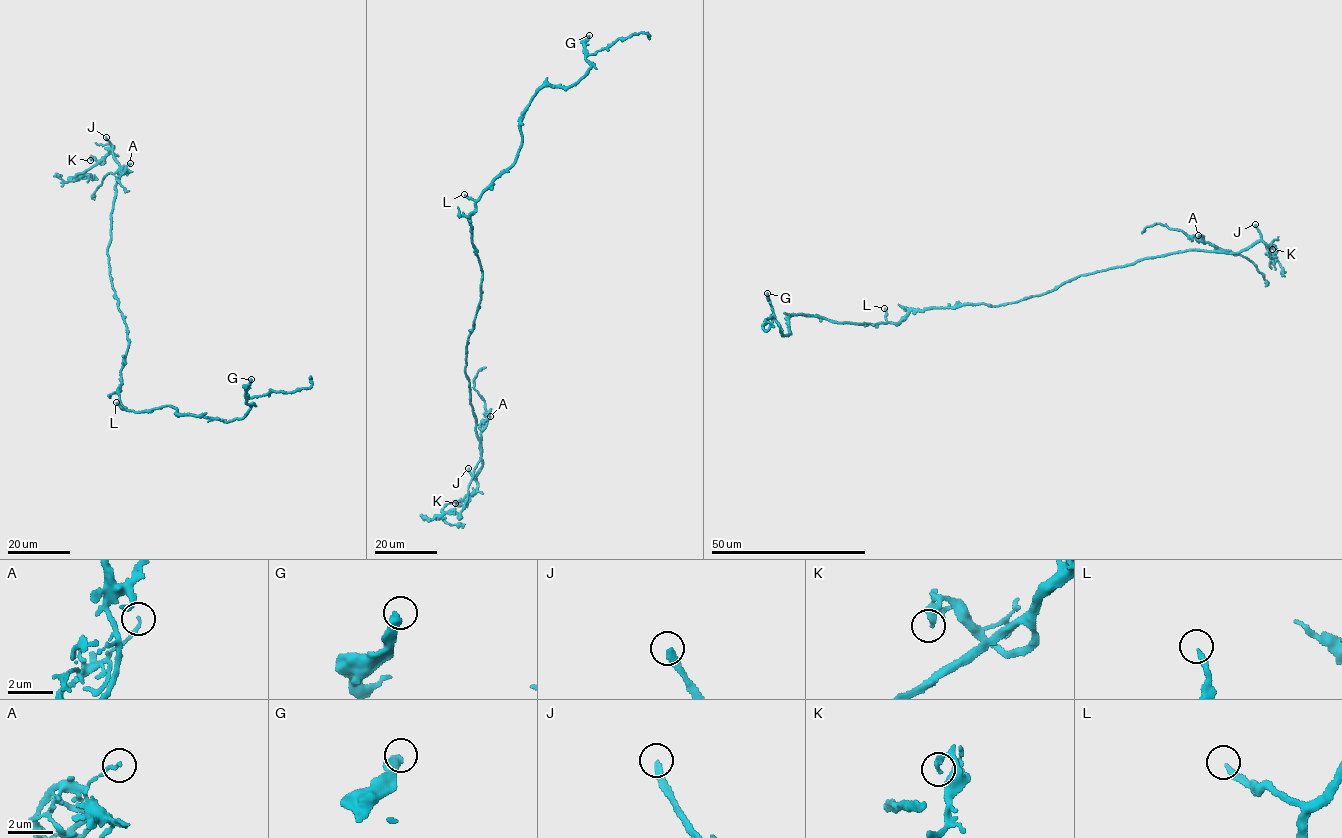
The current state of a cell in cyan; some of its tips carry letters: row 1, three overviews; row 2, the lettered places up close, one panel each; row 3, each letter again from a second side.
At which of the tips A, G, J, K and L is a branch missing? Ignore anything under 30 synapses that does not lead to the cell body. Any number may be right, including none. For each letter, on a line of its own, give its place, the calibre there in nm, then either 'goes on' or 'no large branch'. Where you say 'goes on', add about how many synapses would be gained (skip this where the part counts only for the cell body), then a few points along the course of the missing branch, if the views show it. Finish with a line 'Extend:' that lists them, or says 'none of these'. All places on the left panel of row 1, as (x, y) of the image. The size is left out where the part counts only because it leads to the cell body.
A: at (130, 163); 150 nm thick; no large branch
G: at (251, 379); 360 nm thick; goes on; about 350 synapses
J: at (106, 137); 280 nm thick; goes on; missing branch runs (106, 137), (114, 123), (147, 97), (148, 88), (132, 80), (159, 57), (157, 28), (147, 18)
K: at (90, 160); 190 nm thick; no large branch
L: at (116, 402); 260 nm thick; no large branch
Extend: G, J

